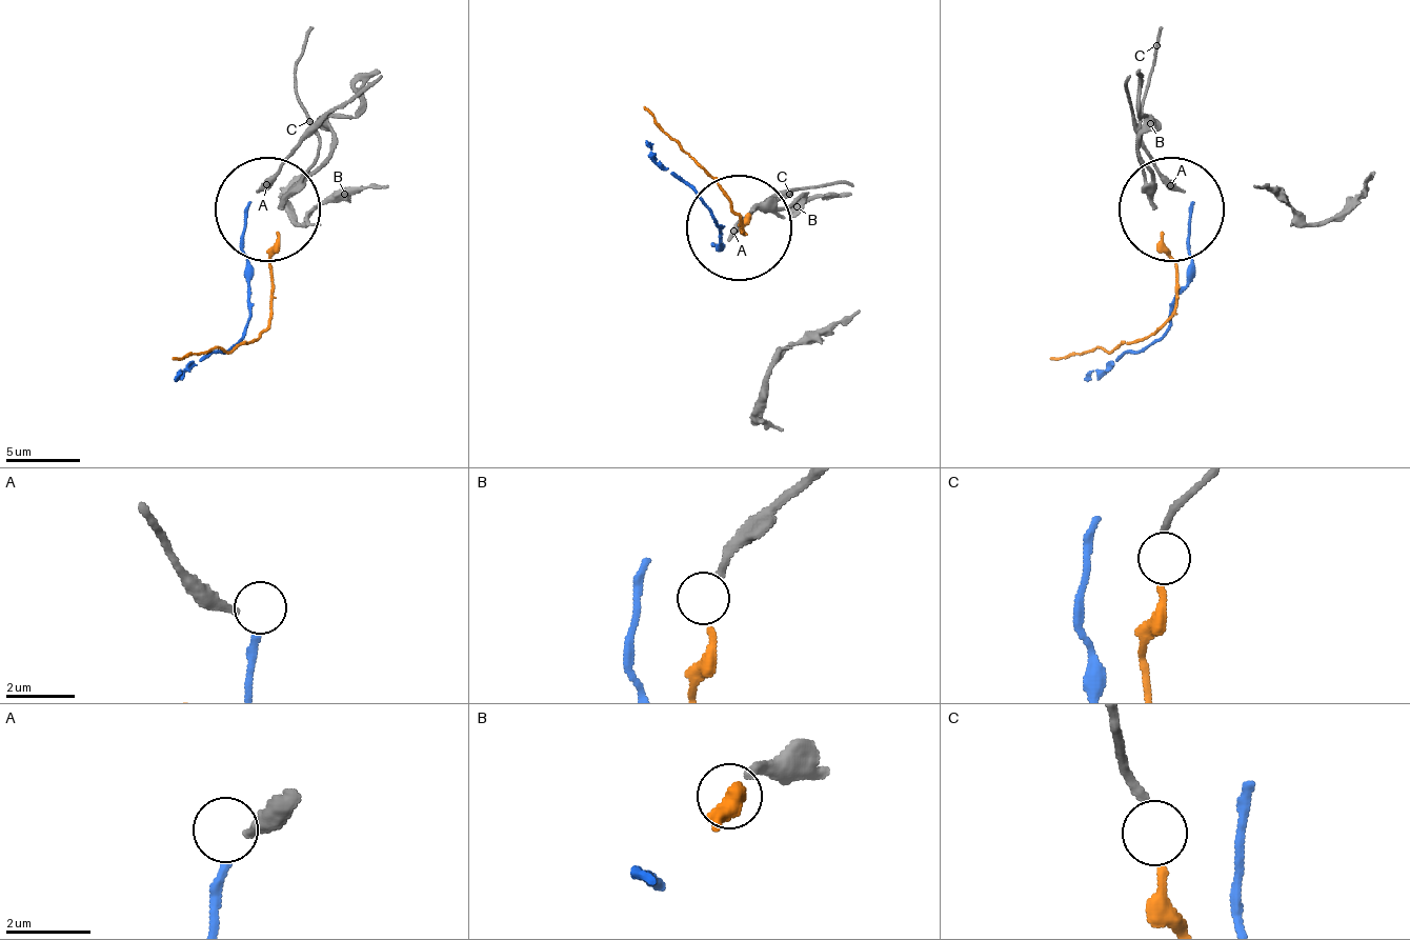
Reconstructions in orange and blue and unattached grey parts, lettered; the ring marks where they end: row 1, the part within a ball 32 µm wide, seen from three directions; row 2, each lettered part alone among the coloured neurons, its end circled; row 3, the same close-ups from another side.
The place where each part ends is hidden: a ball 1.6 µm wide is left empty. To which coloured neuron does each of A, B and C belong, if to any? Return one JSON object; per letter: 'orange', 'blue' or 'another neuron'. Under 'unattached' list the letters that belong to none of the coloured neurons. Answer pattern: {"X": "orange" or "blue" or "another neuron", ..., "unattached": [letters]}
{"A": "blue", "B": "another neuron", "C": "orange", "unattached": ["B"]}

